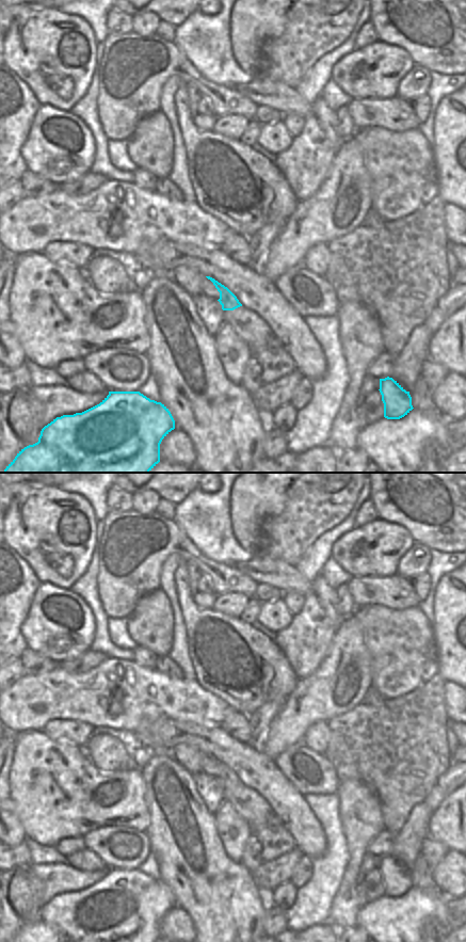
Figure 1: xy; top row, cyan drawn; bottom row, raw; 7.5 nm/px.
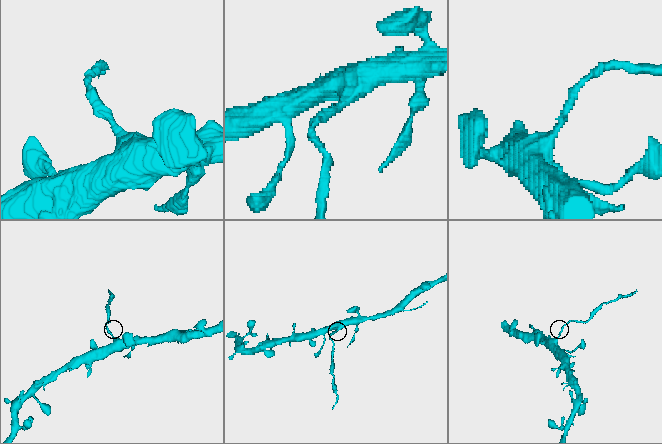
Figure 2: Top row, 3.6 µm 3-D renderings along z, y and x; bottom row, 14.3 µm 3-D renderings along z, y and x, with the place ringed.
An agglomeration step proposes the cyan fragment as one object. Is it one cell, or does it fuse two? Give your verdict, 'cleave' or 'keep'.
cleave

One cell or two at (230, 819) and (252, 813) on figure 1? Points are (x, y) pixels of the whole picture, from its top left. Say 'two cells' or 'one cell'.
two cells

